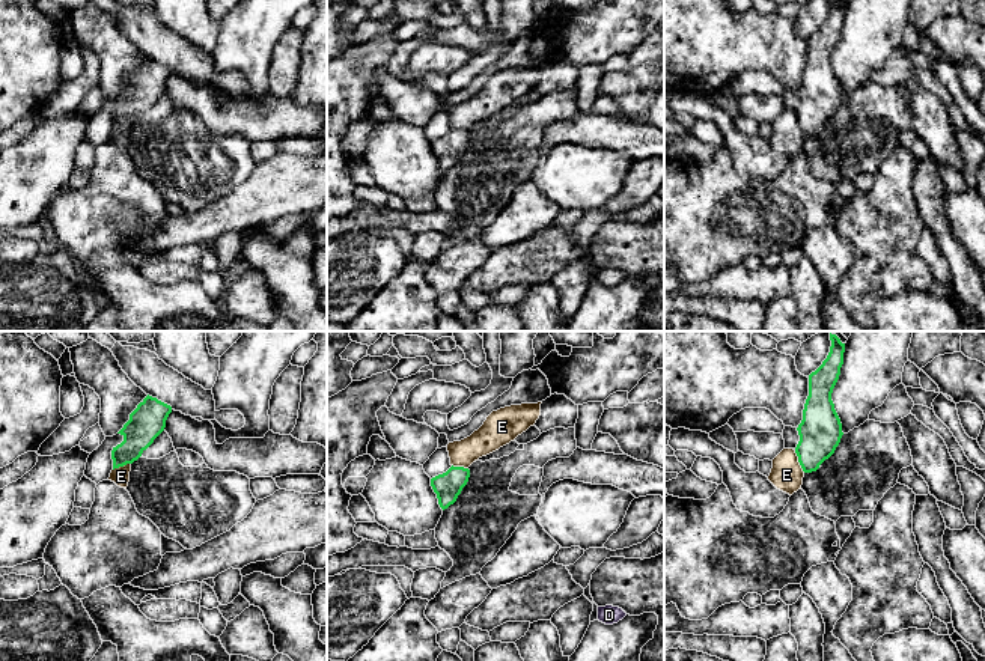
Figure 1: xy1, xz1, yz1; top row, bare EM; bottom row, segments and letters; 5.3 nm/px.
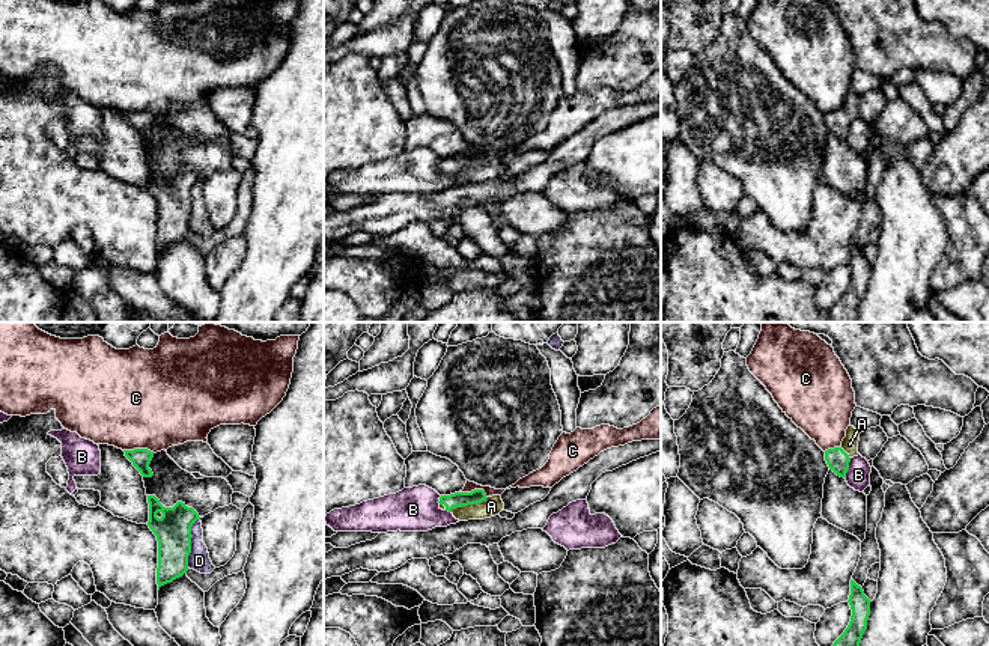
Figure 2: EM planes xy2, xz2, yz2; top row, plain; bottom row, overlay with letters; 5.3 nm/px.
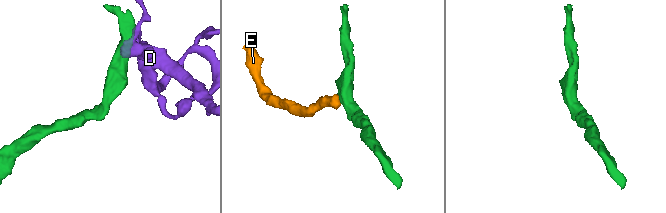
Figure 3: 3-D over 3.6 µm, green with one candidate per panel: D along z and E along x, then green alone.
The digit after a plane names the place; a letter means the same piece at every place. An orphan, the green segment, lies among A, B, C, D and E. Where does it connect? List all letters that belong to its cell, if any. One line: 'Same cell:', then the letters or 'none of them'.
Same cell: A

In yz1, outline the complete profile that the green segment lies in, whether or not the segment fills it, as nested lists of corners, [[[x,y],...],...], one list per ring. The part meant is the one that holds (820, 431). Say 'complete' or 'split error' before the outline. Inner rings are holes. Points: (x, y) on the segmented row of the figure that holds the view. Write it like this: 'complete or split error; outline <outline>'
complete; outline [[[831,333],[830,340],[827,358],[809,375],[809,396],[797,428],[800,441],[795,453],[804,473],[816,471],[834,453],[843,435],[831,393],[843,364],[845,343]]]

